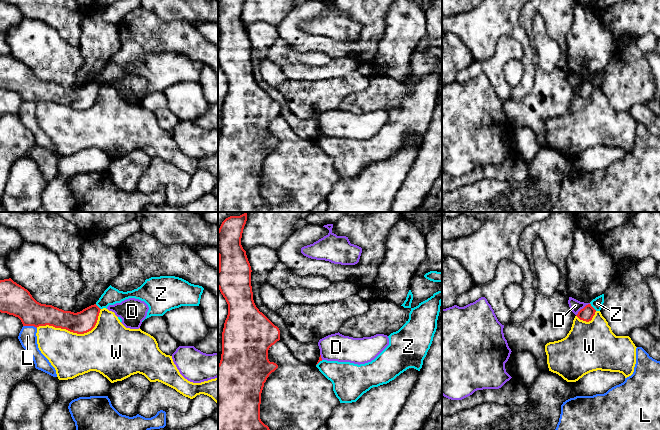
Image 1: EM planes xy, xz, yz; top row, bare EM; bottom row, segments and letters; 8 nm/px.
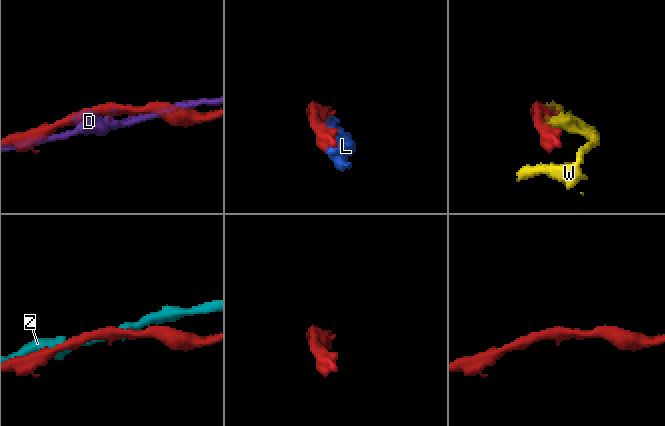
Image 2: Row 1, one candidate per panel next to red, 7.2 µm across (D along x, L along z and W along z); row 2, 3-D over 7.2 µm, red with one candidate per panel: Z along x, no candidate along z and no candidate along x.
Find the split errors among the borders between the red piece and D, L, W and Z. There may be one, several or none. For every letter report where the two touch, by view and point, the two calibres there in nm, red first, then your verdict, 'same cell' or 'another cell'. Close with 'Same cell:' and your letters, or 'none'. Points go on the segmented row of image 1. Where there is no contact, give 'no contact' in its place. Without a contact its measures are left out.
D: contact yz (583, 308); calibres 110 and 90 nm; another cell
L: contact xy (30, 325); calibres 240 and 140 nm; another cell
W: contact xy (73, 332); calibres 180 and 340 nm; another cell
Z: contact yz (592, 307); calibres 110 and 90 nm; another cell
Same cell: none

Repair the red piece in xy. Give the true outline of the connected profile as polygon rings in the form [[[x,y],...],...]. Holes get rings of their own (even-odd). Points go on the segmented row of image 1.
[[[11,278],[0,280],[0,312],[18,317],[23,326],[53,326],[77,334],[91,331],[100,308],[94,304],[80,312],[64,311],[37,302],[30,292]]]

